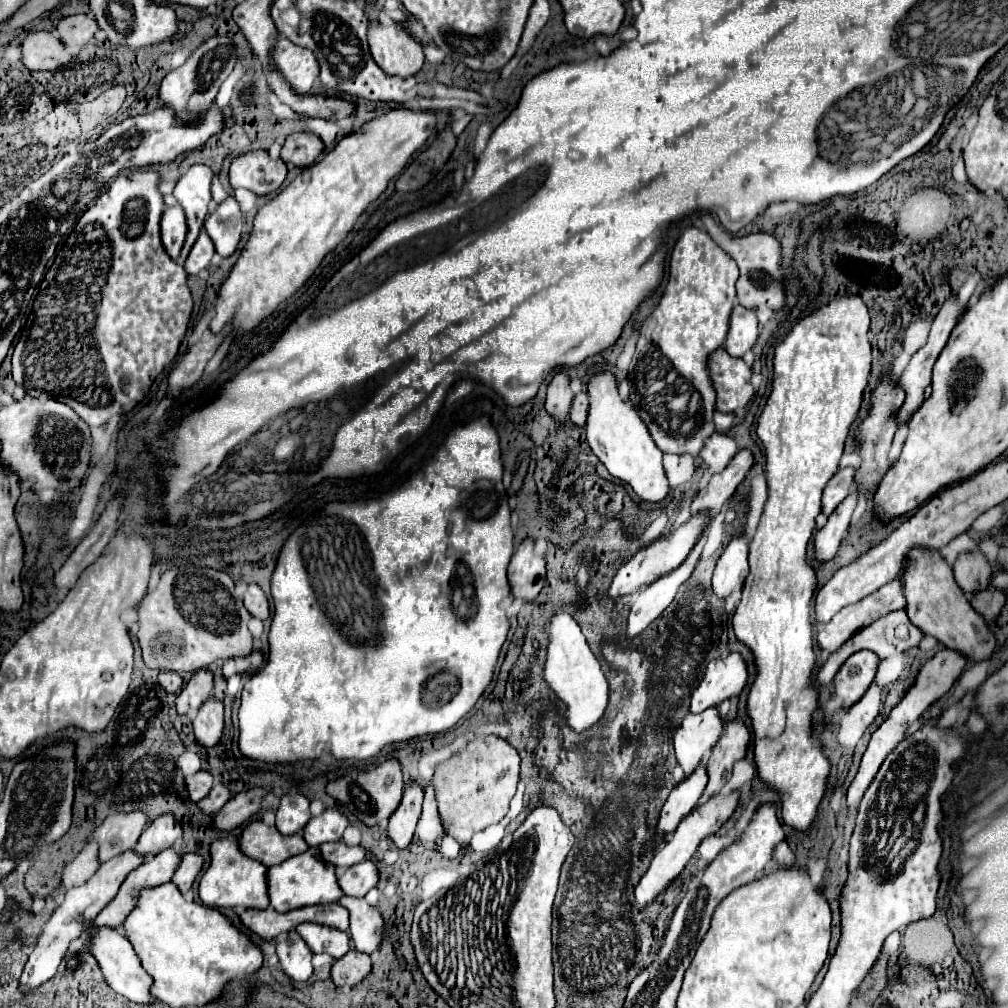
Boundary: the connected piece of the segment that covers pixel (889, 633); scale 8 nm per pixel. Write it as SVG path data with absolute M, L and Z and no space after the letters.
M904 611L888 613L886 617L874 621L872 625L868 625L866 629L862 629L860 633L856 633L856 635L854 635L852 639L848 639L840 649L836 649L836 651L828 657L828 661L820 667L816 679L818 679L822 685L830 683L830 679L834 679L834 675L838 673L840 665L842 665L850 655L854 655L856 651L870 649L870 651L874 651L876 655L880 655L882 659L886 659L886 657L892 657L892 655L898 655L898 653L906 653L906 651L910 651L910 649L916 649L916 647L920 645L922 637L924 637L924 633L922 633L916 625L910 623L910 619L908 619L908 615L906 615Z

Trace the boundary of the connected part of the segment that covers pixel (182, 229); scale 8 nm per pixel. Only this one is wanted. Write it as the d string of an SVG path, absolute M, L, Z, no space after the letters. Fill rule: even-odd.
M166 207L160 221L160 235L166 253L176 259L180 255L184 237L186 237L186 219L182 207Z

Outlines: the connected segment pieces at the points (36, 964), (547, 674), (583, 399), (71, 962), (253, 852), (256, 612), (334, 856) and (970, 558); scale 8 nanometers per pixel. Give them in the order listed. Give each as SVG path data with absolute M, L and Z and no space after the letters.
M126 851L106 863L100 865L100 869L80 887L72 887L66 891L66 899L62 901L62 905L52 913L50 921L46 923L42 935L38 937L26 965L24 965L24 971L22 971L22 977L20 977L20 989L22 993L30 995L32 991L36 991L42 983L46 983L50 977L54 977L54 973L58 971L58 965L64 961L66 953L68 953L68 947L74 939L78 939L86 925L116 897L118 893L118 887L122 885L122 881L126 879L126 875L136 869L144 859L140 855L136 855L136 851Z
M558 609L546 623L546 665L544 665L544 681L548 689L556 695L560 703L566 705L566 723L574 733L584 733L594 727L608 707L608 679L600 669L598 659L590 651L586 637L582 635L576 619Z
M578 393L572 401L572 409L570 409L570 421L578 427L584 427L584 421L588 419L588 395L586 393Z
M86 935L84 949L78 949L78 951L74 951L72 955L66 957L66 963L64 963L64 969L66 969L66 971L76 971L76 969L82 965L82 951L88 951L88 935Z
M250 821L244 827L244 831L238 839L238 847L244 855L248 855L256 861L262 861L266 867L278 865L284 859L288 859L292 855L300 855L308 849L308 845L300 833L282 837L274 827L268 827L262 821Z
M250 585L244 593L244 607L258 619L266 621L270 617L270 607L268 607L268 601L266 601L266 595L264 591L258 587L258 585Z
M342 841L324 843L324 845L318 847L318 851L320 851L322 859L328 861L330 865L334 865L334 867L352 867L358 861L364 859L364 849L360 845L358 847L348 847Z
M980 549L970 553L960 553L954 563L954 577L956 583L964 593L976 593L976 589L988 589L992 579L992 569L982 555Z

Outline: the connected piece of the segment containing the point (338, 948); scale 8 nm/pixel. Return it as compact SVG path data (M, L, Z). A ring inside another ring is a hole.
M300 923L296 931L306 941L312 953L328 953L334 959L340 959L350 951L348 947L350 937L340 929L328 929L326 925L314 925L314 923Z

